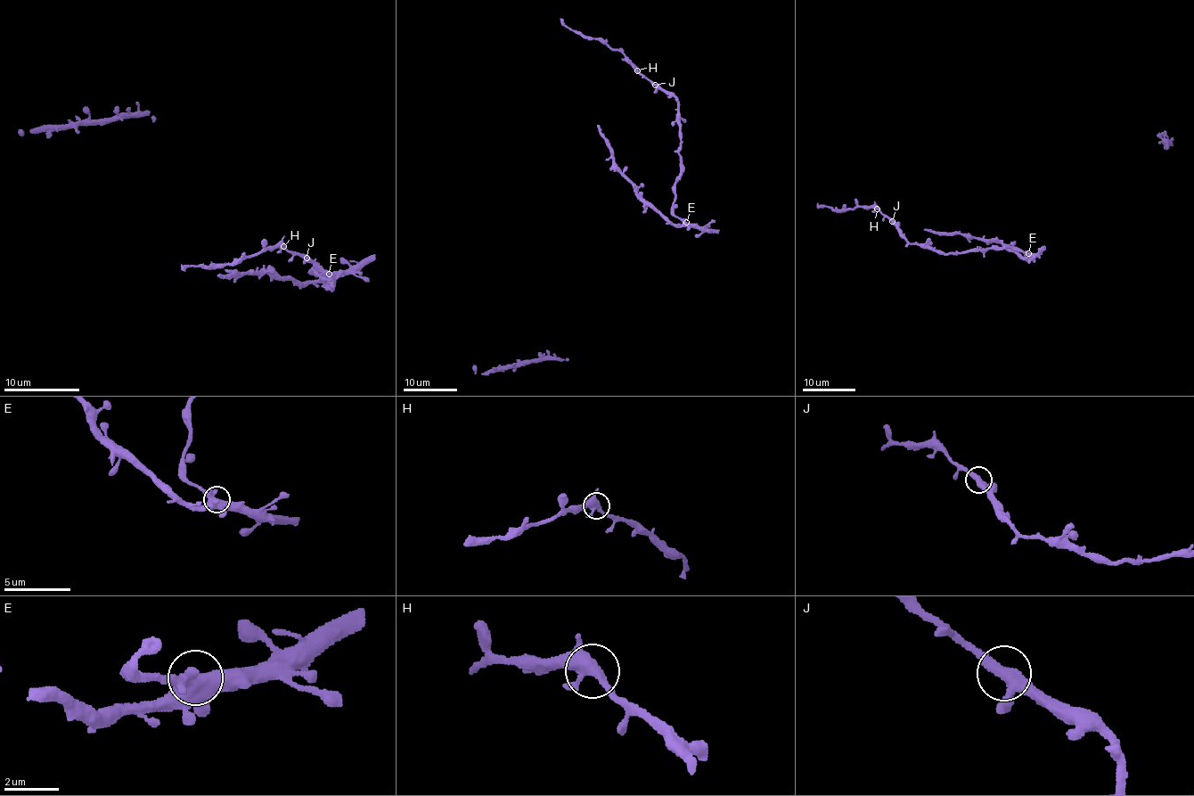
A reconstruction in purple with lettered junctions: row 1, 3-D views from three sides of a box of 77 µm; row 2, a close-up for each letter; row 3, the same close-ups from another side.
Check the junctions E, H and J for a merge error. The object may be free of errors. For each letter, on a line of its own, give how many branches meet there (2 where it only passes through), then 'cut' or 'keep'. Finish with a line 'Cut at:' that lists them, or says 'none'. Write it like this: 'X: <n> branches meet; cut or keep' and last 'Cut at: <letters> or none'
E: 4 branches meet; keep
H: 4 branches meet; keep
J: 3 branches meet; keep
Cut at: none

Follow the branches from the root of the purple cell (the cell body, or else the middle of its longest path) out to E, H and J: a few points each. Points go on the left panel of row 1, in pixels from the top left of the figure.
E: (299, 283), (321, 281), (329, 274)
H: (299, 283), (319, 281), (323, 275), (314, 274), (314, 270), (332, 291), (335, 283), (283, 245)
J: (299, 283), (319, 281), (323, 275), (314, 274), (314, 270), (327, 280), (332, 291), (335, 283), (306, 258)

